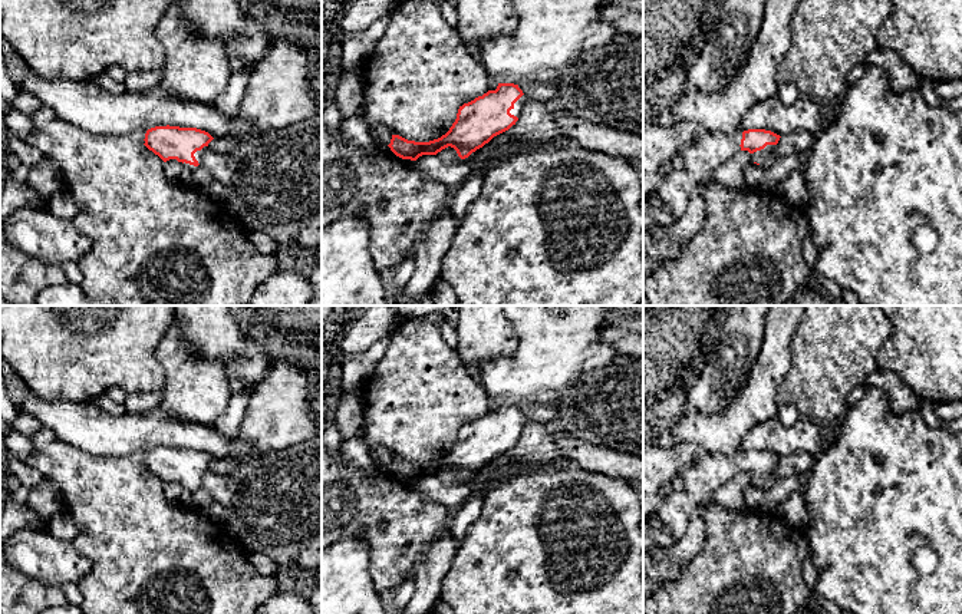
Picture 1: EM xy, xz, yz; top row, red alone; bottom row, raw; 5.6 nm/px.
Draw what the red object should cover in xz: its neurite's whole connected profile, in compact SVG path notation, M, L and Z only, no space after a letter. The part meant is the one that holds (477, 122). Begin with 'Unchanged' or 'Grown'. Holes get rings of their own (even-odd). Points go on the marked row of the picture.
Grown. M510 0L510 3L520 19L514 33L488 37L480 46L481 63L488 77L498 83L497 89L459 106L455 122L438 139L415 142L392 135L388 146L396 156L416 161L422 155L436 155L451 146L461 159L468 158L494 136L515 125L527 100L518 88L521 79L556 88L556 79L582 55L609 44L617 33L615 24L603 19L607 0Z

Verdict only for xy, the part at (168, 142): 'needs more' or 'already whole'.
needs more

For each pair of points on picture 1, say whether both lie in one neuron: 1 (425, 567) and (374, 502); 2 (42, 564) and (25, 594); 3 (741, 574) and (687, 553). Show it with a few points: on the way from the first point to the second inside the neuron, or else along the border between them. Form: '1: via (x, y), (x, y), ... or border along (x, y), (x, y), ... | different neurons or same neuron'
1: border along (442, 535), (422, 555), (412, 575) | different neurons
2: border along (15, 567), (30, 577), (59, 587) | different neurons
3: border along (705, 524), (704, 547), (671, 580) | different neurons

